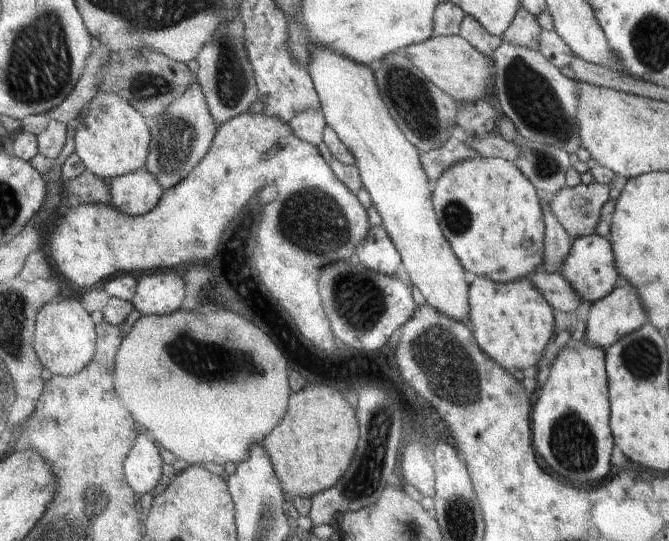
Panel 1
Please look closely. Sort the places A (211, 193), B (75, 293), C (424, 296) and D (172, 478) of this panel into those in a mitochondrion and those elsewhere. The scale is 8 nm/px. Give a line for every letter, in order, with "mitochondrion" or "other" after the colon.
A: mitochondrion
B: other
C: other
D: other

